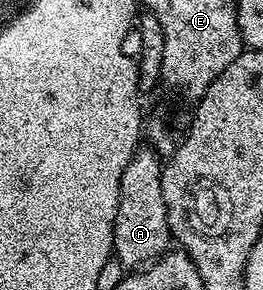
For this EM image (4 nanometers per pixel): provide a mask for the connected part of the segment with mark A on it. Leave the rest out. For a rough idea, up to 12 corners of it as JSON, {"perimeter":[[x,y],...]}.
{"perimeter":[[135,150],[121,175],[113,257],[139,271],[173,238],[164,162]]}

